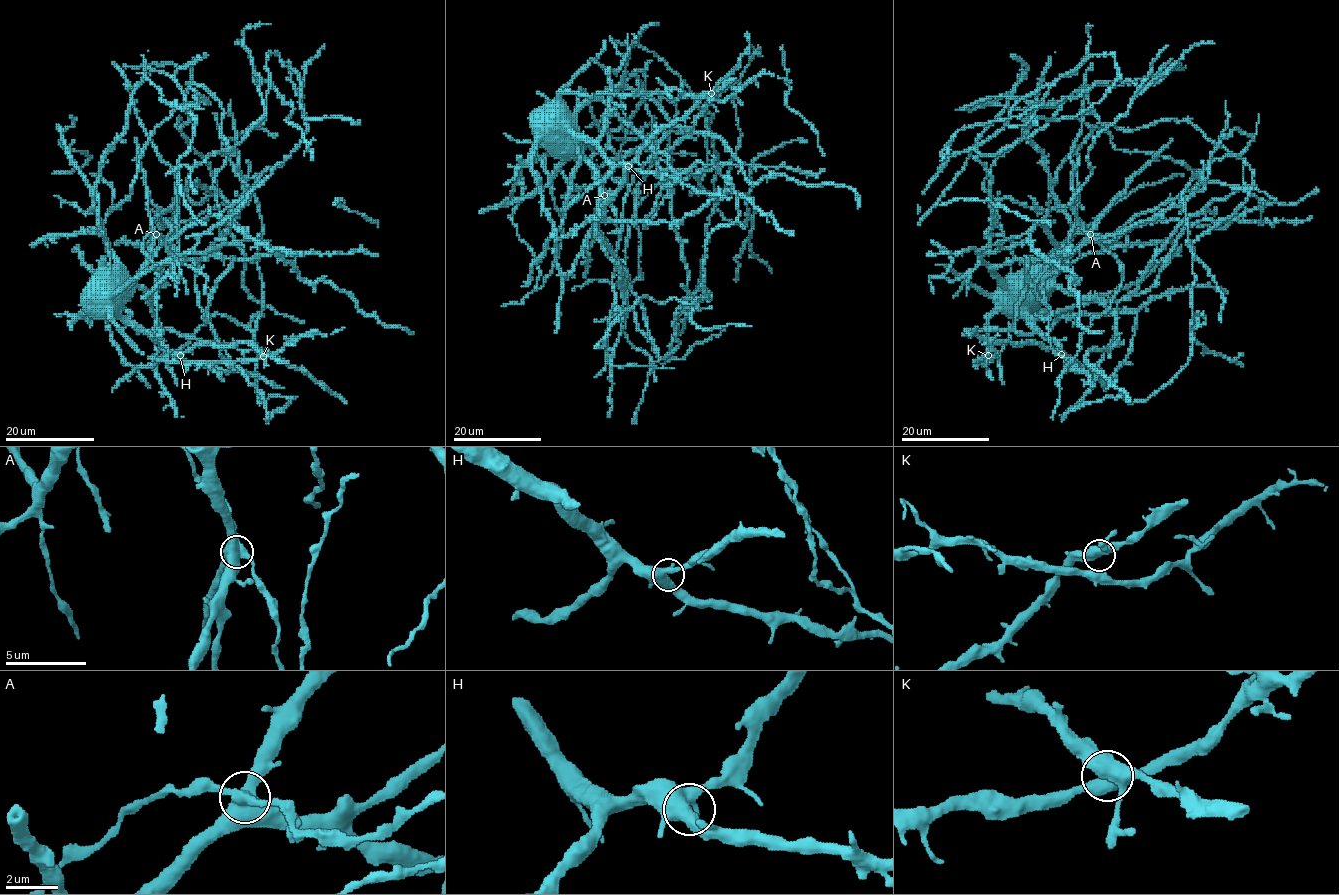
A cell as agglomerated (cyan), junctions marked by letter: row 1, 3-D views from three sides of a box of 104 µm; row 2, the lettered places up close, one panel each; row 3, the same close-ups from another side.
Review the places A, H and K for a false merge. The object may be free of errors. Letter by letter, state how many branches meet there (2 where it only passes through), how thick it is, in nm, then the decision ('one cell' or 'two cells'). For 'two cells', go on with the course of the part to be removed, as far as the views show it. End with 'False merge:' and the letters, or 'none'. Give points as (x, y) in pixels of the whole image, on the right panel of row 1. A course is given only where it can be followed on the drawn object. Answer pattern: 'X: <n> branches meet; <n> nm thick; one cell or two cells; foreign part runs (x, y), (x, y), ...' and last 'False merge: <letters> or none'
A: 4 branches meet; 500 nm thick; one cell
H: 4 branches meet; 500 nm thick; one cell
K: 4 branches meet; 460 nm thick; one cell
False merge: none

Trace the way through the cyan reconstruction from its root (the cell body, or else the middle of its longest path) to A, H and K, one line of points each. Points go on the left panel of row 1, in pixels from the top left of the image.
A: (109, 292), (119, 282), (131, 282), (136, 277), (156, 234)
H: (109, 292), (119, 298), (121, 315), (133, 327), (151, 334), (164, 347), (180, 355)
K: (109, 292), (119, 298), (121, 315), (133, 327), (151, 334), (174, 352), (203, 344), (251, 344), (263, 356)

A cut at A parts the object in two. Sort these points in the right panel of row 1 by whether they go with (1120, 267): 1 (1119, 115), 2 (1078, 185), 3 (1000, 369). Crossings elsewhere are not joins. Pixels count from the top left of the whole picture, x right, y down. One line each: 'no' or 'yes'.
1: yes
2: yes
3: yes

